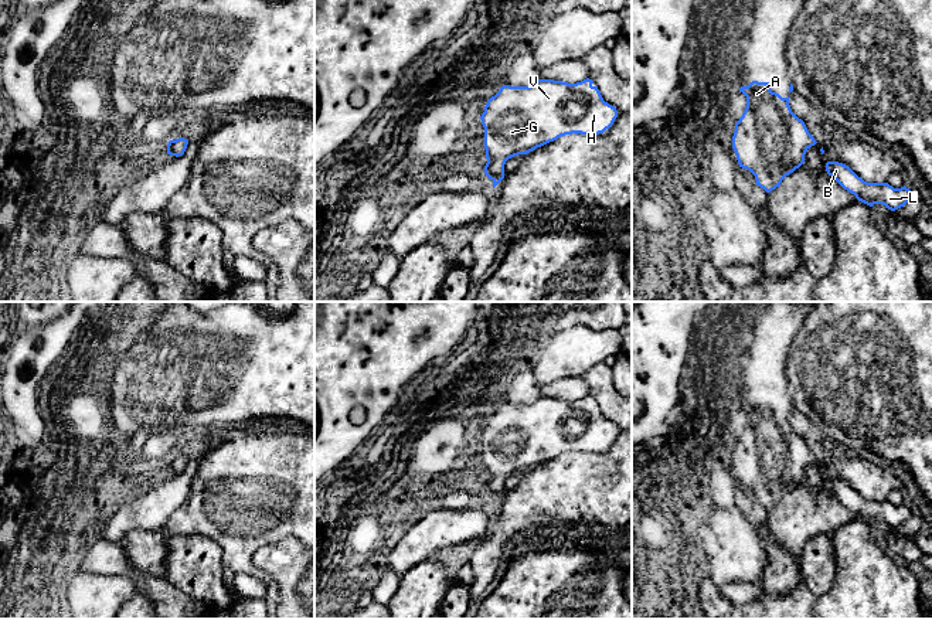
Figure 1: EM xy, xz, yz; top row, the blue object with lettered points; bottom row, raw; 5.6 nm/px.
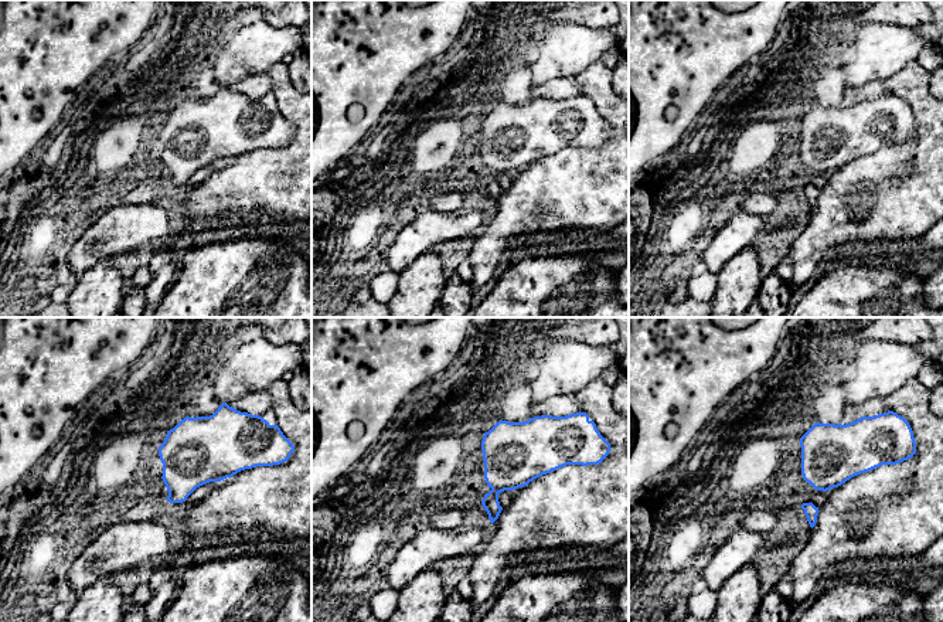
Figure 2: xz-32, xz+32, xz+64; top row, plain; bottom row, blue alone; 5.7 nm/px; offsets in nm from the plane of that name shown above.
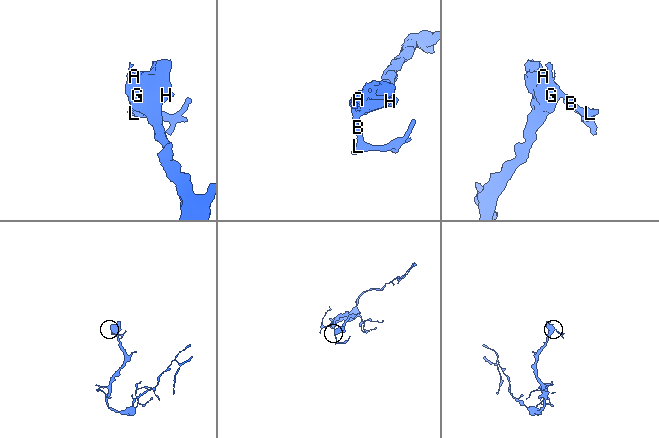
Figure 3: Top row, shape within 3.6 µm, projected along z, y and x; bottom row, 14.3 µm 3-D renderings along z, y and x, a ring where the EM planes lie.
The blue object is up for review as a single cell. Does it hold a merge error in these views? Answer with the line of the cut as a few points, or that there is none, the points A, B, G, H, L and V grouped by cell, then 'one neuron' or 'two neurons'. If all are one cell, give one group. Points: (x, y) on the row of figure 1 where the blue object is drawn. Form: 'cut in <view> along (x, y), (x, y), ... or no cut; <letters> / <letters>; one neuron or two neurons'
no cut; A B G H L V; one neuron

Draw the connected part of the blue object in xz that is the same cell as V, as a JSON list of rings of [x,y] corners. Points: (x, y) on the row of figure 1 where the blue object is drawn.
[[[586,78],[576,84],[538,79],[530,86],[503,85],[487,99],[482,113],[487,163],[484,174],[493,188],[504,178],[508,159],[527,154],[565,135],[599,135],[618,118],[598,86]]]

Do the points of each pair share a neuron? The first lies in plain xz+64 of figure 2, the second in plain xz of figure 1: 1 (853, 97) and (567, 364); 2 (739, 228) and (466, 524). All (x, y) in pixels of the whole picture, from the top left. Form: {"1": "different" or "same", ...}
{"1": "different", "2": "same"}

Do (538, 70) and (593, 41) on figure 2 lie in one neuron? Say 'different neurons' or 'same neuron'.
same neuron

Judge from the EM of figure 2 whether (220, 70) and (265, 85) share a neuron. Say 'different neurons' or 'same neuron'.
different neurons

